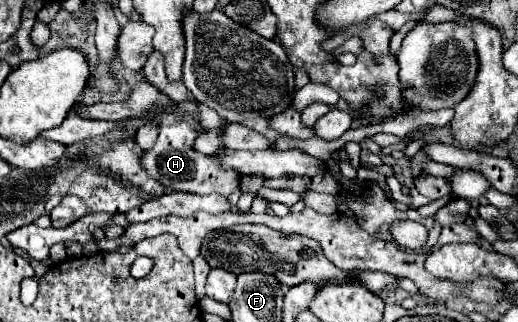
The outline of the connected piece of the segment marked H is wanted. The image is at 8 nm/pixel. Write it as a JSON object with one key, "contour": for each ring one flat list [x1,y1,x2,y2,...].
{"contour":[[163,116,159,120,159,136,155,146,141,156,141,164,147,170,147,174,155,180,159,180,163,186,173,188,173,190,183,190,183,192,193,192,193,194,223,194,229,196,231,192,237,190,239,178,235,170,223,170,219,168,211,156,199,154,191,148,195,140,195,130,189,124,183,124,183,120,171,120,171,116]]}

